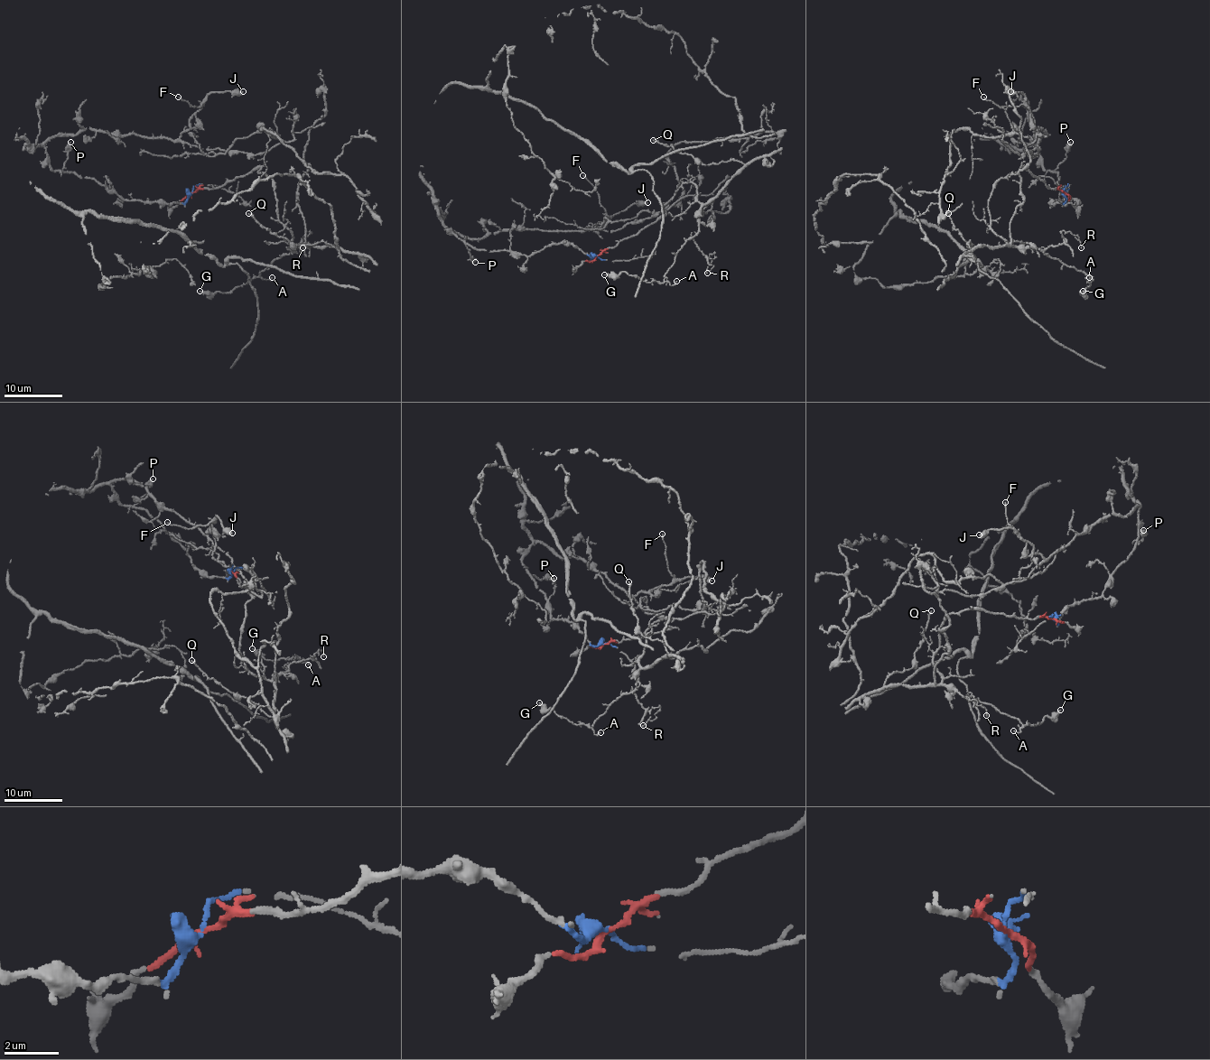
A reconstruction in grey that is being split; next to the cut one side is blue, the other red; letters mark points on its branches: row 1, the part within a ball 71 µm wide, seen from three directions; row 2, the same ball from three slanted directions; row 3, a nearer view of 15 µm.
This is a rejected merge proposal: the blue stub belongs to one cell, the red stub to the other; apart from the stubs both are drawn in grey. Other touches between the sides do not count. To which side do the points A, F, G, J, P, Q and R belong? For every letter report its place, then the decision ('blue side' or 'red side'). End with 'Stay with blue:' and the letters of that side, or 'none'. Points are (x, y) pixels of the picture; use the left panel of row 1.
A: (272, 277) | red side
F: (178, 97) | blue side
G: (200, 291) | red side
J: (243, 91) | blue side
P: (70, 142) | blue side
Q: (248, 213) | red side
R: (302, 247) | red side
Stay with blue: F, J, P

